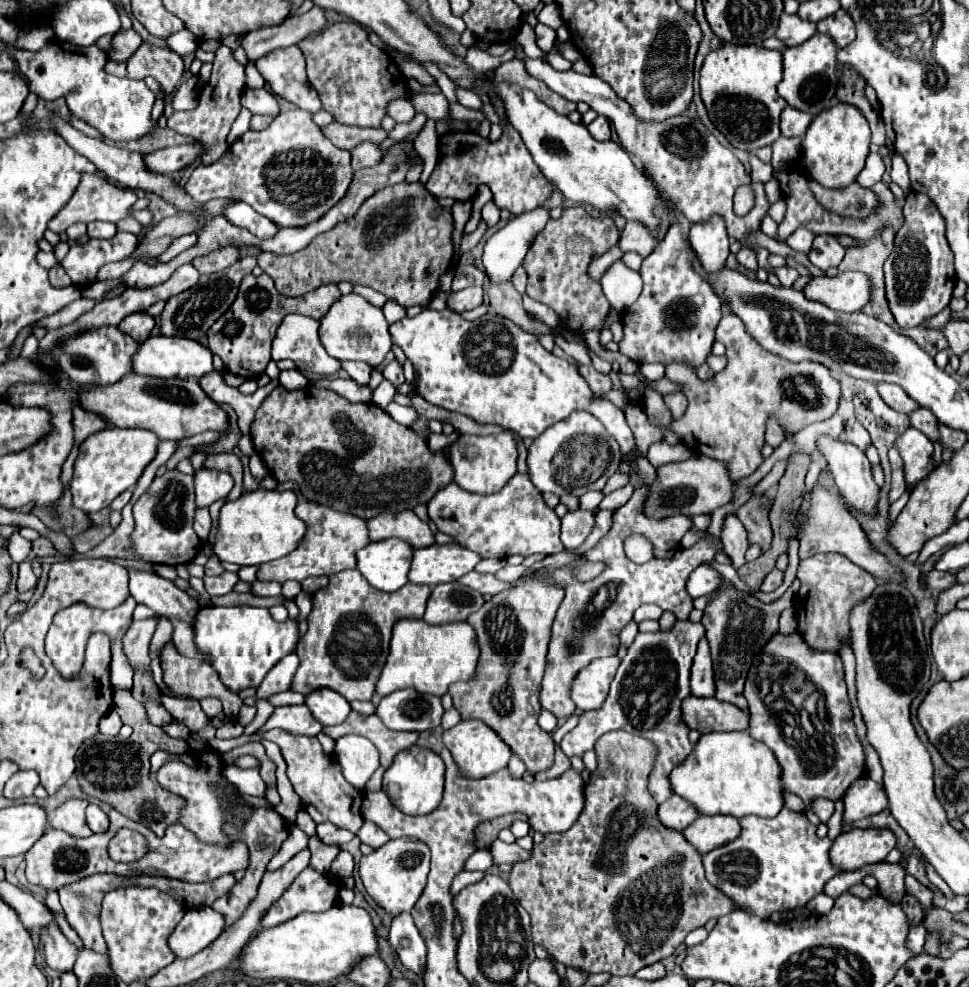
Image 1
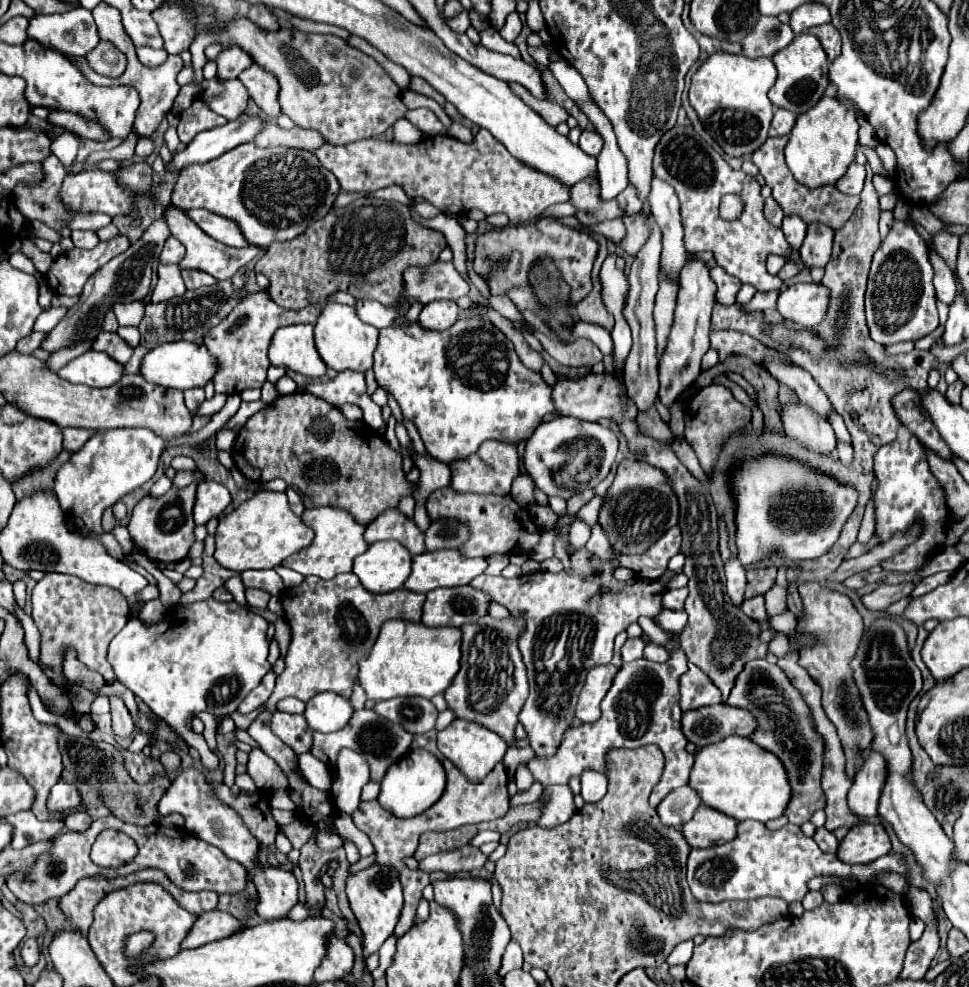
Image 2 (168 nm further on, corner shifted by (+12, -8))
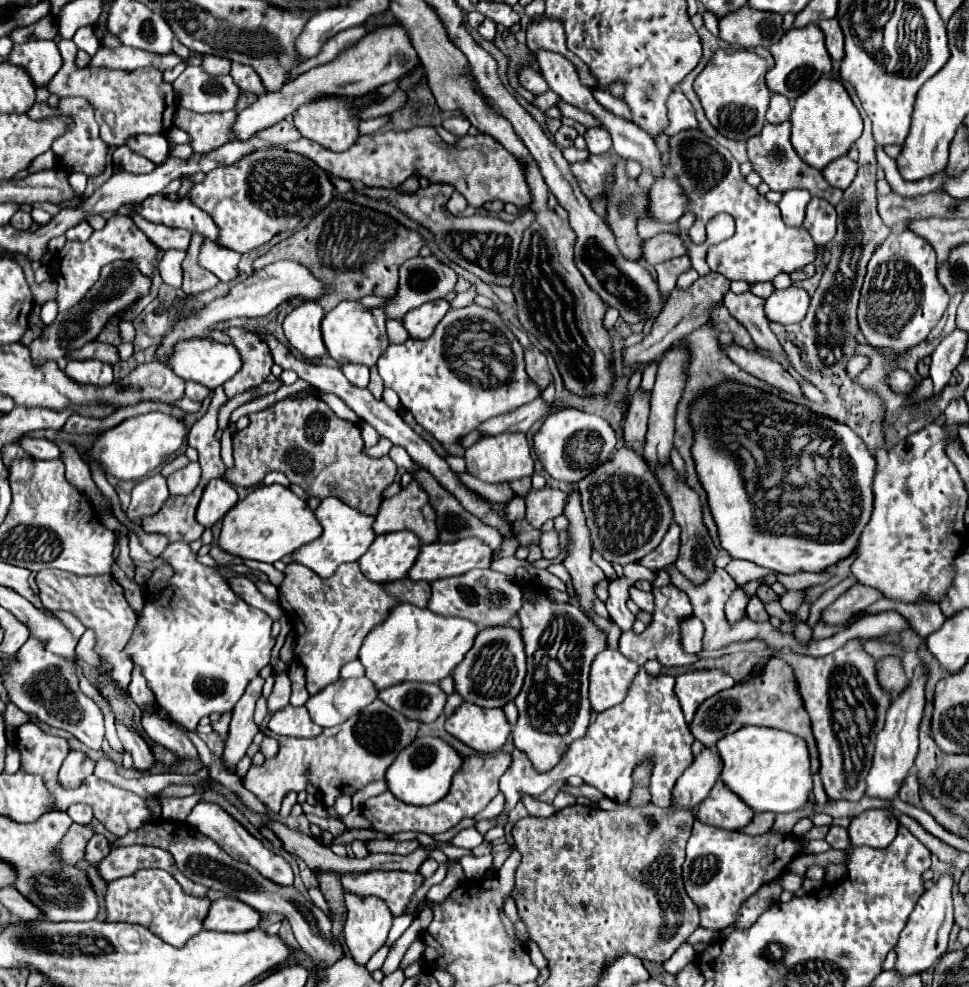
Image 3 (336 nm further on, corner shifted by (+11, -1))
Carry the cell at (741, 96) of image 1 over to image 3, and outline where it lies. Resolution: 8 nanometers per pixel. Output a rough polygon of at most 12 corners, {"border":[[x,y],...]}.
{"border":[[720,48],[694,92],[722,136],[748,140],[770,102],[766,48]]}

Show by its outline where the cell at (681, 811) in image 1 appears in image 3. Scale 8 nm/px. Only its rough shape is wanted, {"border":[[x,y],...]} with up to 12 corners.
{"border":[[704,750],[680,776],[672,808],[696,808],[720,774],[720,758]]}

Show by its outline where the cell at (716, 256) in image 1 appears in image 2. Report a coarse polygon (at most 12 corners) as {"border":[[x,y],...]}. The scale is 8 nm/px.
{"border":[[687,261],[667,347],[659,401],[671,407],[709,351],[715,283]]}

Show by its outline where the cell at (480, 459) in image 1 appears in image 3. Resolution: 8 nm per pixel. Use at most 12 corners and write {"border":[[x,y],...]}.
{"border":[[522,432],[484,436],[466,450],[466,472],[484,482],[532,476]]}

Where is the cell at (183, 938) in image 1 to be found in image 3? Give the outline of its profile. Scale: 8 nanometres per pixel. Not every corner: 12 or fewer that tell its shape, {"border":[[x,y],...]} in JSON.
{"border":[[238,898],[212,902],[204,930],[246,932],[260,914]]}

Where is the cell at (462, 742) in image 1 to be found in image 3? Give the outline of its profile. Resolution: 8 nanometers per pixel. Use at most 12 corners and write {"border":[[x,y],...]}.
{"border":[[470,702],[446,720],[448,734],[482,754],[512,732],[502,708]]}

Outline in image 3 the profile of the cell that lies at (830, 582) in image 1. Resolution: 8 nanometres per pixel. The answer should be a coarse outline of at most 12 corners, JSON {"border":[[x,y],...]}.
{"border":[[862,640],[786,660],[828,798],[860,800],[890,696]]}

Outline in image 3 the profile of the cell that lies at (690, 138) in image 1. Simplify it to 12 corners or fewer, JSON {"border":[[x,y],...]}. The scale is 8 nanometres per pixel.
{"border":[[700,128],[668,140],[668,170],[706,242],[718,212],[736,234],[708,248],[728,280],[768,282],[816,258],[804,228],[746,182]]}

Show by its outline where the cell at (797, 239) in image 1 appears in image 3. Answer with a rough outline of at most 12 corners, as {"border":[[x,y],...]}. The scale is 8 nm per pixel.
{"border":[[790,190],[778,208],[788,226],[802,226],[812,196]]}

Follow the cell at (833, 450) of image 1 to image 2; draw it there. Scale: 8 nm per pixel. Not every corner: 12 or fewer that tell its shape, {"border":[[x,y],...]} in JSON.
{"border":[[801,401],[779,405],[789,437],[821,453],[835,451],[823,415]]}

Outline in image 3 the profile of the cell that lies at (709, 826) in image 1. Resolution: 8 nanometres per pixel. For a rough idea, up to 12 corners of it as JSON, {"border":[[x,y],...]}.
{"border":[[720,780],[696,814],[702,824],[742,830],[754,812]]}

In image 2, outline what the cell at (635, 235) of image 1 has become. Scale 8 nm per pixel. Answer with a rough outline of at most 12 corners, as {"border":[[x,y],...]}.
{"border":[[645,213],[623,217],[627,237],[621,247],[635,255],[651,233]]}

